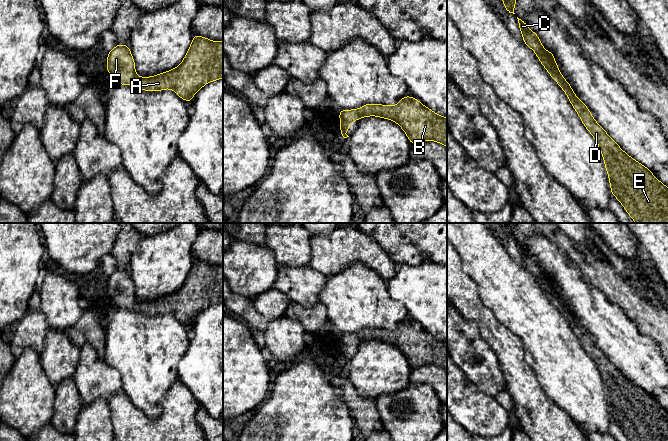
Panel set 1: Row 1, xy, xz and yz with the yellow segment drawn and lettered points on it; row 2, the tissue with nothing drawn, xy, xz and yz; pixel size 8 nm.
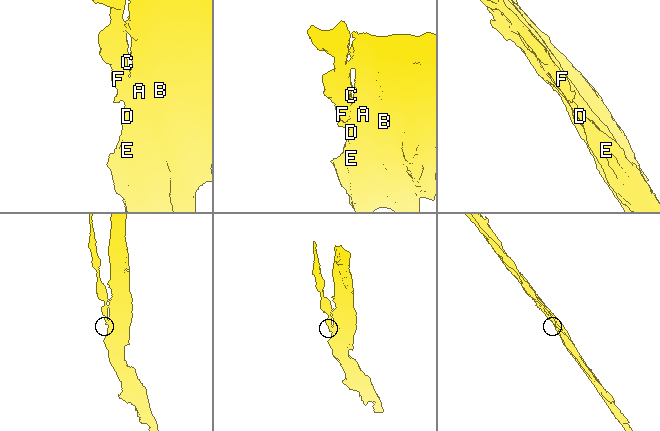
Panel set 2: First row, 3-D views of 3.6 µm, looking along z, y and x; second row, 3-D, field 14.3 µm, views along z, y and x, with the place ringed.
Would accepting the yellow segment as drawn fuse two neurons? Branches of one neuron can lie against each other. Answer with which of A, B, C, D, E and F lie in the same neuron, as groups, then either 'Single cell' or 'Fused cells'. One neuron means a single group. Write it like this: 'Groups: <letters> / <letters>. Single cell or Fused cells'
Groups: A B D E / C F. Fused cells

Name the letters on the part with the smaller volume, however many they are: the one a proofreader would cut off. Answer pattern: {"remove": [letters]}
{"remove": ["C", "F"]}

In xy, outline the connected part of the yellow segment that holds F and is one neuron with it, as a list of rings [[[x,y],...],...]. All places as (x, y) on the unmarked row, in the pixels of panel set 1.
[[[117,268],[108,277],[106,291],[116,308],[135,309],[135,286],[128,269]]]

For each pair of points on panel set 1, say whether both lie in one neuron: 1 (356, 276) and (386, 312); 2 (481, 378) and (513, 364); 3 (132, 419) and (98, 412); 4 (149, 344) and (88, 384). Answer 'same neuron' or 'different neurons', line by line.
1: same neuron
2: different neurons
3: different neurons
4: different neurons

